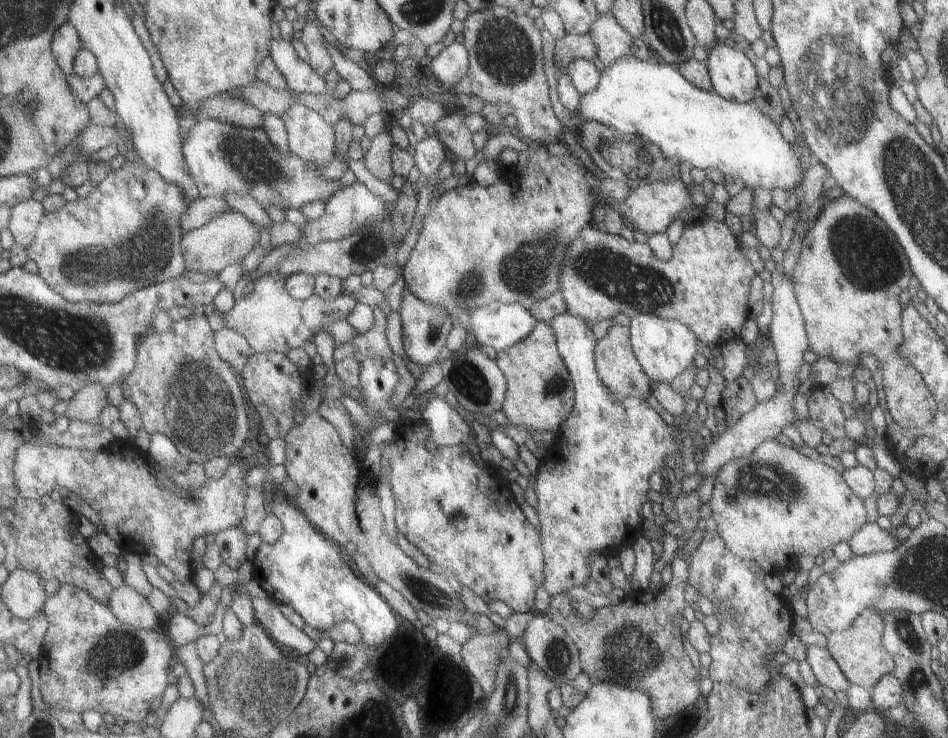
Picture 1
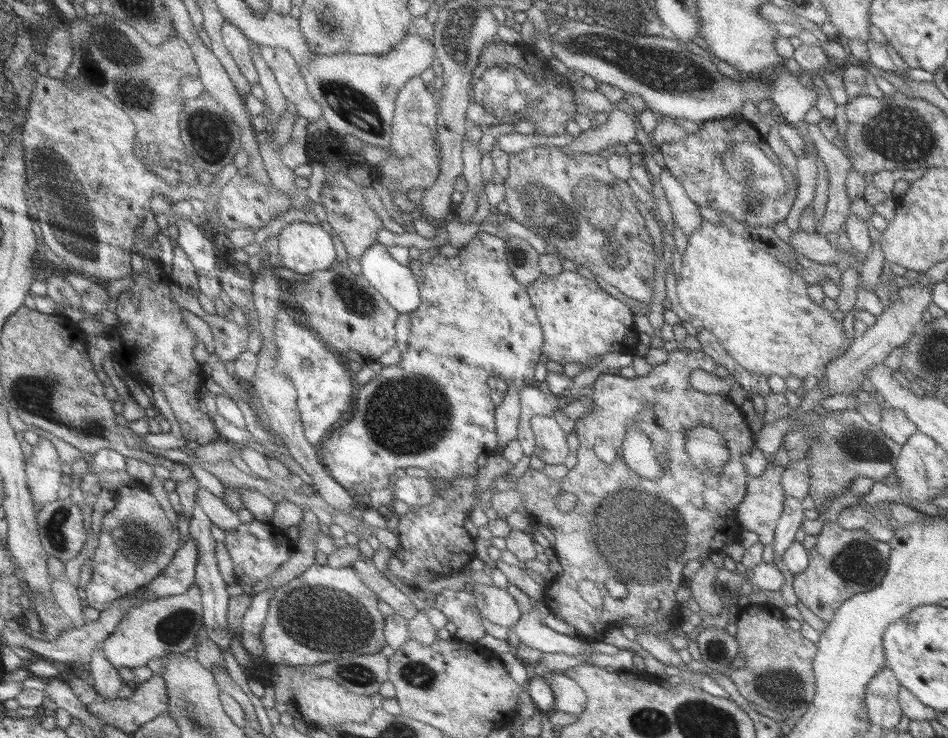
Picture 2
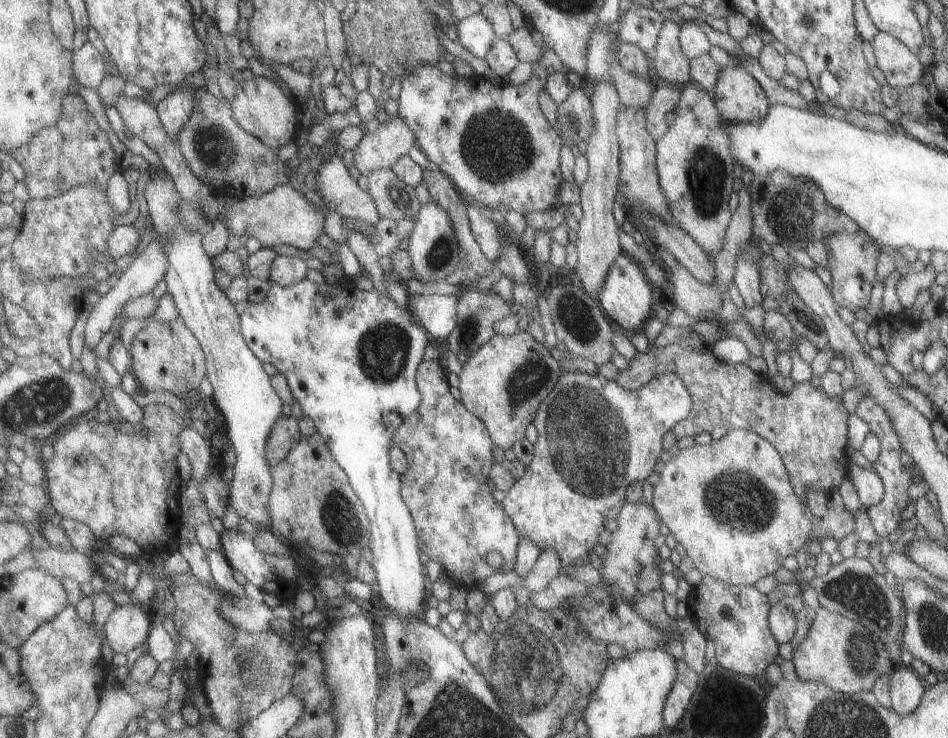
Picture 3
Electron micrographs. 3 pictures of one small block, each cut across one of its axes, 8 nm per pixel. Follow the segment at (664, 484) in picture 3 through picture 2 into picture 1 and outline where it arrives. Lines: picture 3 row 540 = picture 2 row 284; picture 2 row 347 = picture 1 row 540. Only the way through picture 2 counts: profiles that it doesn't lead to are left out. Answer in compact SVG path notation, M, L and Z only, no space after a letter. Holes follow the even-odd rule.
M775 439L762 442L746 457L728 462L715 477L712 498L707 503L716 521L714 532L729 552L741 560L751 561L764 573L779 574L796 569L800 556L818 557L827 548L833 549L839 543L848 542L868 523L864 502L852 493L838 470Z

